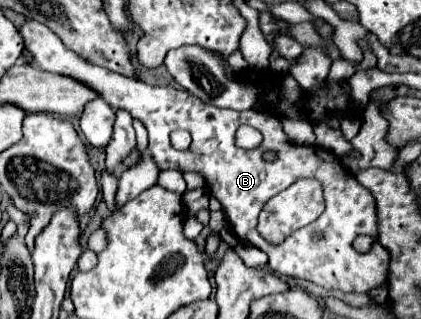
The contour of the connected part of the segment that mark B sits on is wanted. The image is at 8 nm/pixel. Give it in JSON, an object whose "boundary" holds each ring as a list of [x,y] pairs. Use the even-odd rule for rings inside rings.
{"boundary":[[[28,20],[20,34],[24,38],[26,48],[34,56],[34,64],[46,72],[56,72],[62,76],[76,76],[76,80],[82,80],[82,84],[88,84],[98,96],[108,102],[112,108],[126,108],[134,118],[142,120],[150,144],[148,150],[158,164],[160,170],[180,170],[180,172],[200,172],[206,178],[206,184],[214,198],[220,200],[222,210],[232,224],[232,230],[240,240],[246,240],[260,250],[264,250],[270,258],[270,268],[276,274],[282,276],[296,276],[302,280],[310,280],[322,288],[328,290],[342,290],[342,292],[368,292],[372,288],[378,288],[386,284],[388,280],[388,250],[382,248],[382,244],[376,240],[378,236],[378,224],[376,224],[376,202],[372,200],[372,194],[368,188],[364,188],[354,174],[350,174],[338,156],[334,156],[330,150],[320,146],[296,146],[290,144],[286,134],[282,132],[282,126],[278,118],[274,116],[262,116],[254,110],[236,112],[236,110],[224,110],[212,104],[204,104],[200,98],[192,96],[190,92],[182,88],[160,88],[160,86],[148,86],[140,80],[114,74],[106,68],[94,66],[86,62],[76,52],[68,50],[62,40],[44,24],[36,20]],[[240,124],[248,124],[262,132],[264,142],[256,150],[242,150],[234,144],[234,134]],[[174,130],[188,130],[192,136],[190,150],[180,152],[172,148],[170,134]],[[264,152],[276,152],[276,160],[264,160]],[[302,178],[314,178],[324,188],[324,200],[326,210],[318,218],[318,222],[312,222],[300,230],[296,230],[292,236],[288,236],[280,244],[268,244],[258,230],[258,214],[262,206],[278,192],[294,184]],[[318,230],[324,234],[322,240],[314,240],[312,232]],[[366,234],[372,236],[372,248],[366,254],[360,254],[354,250],[352,242],[356,236]]]}

